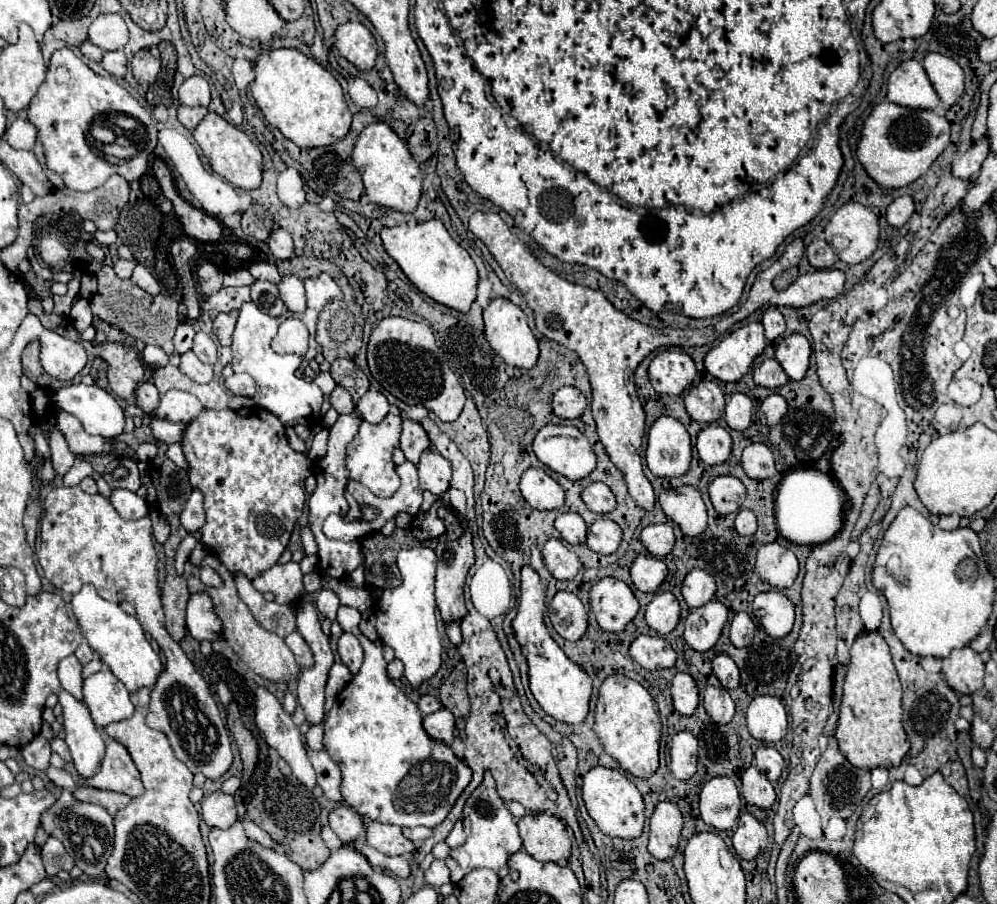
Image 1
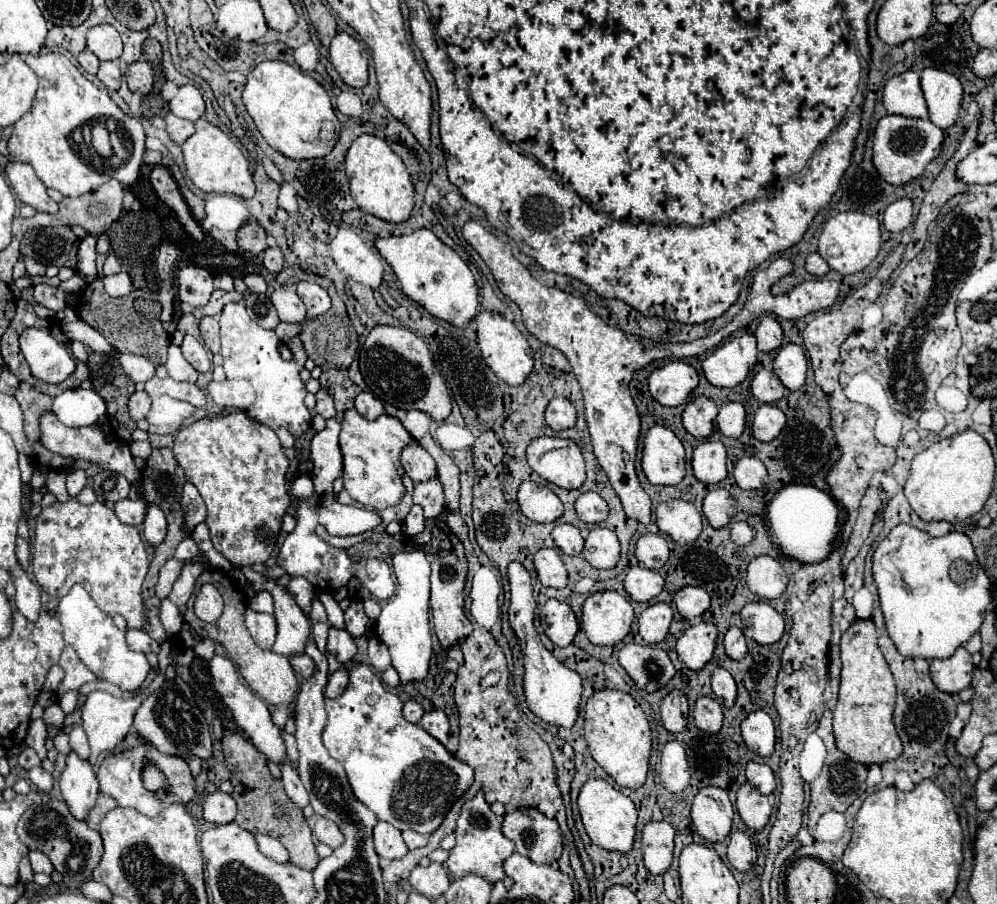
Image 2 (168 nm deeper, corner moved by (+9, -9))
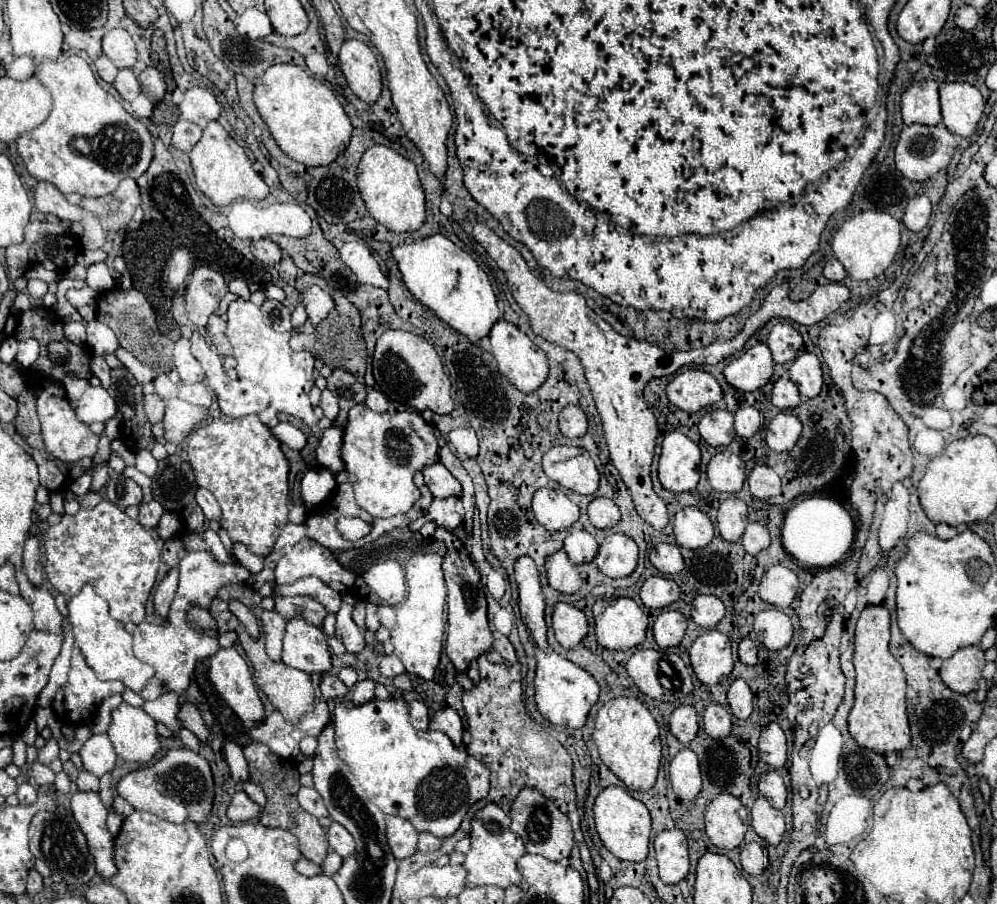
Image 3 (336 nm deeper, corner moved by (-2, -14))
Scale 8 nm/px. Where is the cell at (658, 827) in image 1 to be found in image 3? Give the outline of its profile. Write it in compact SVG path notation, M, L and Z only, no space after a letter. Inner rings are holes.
M679 829L663 831L655 839L659 877L667 885L677 885L689 873L687 837Z

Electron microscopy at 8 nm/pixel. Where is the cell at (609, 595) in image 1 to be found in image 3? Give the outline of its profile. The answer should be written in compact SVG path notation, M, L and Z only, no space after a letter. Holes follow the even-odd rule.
M627 597L601 599L593 605L595 635L599 645L611 651L627 651L643 643L649 617Z

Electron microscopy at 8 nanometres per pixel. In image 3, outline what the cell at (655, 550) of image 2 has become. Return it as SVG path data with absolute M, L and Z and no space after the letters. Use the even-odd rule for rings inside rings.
M659 543L657 547L651 549L649 559L665 575L675 575L675 573L679 573L683 569L683 557L681 557L677 545Z

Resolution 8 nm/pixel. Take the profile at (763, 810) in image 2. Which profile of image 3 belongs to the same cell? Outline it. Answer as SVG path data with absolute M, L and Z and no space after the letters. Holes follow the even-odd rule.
M759 797L751 809L753 829L761 839L765 839L769 845L779 845L785 833L785 819L783 813L773 809L767 799Z

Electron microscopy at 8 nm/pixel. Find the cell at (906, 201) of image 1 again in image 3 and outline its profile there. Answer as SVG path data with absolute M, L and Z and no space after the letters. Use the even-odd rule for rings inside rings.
M921 195L921 197L915 197L907 203L907 209L905 209L905 215L903 215L903 223L911 229L911 231L921 231L927 223L929 223L929 217L931 217L931 201Z

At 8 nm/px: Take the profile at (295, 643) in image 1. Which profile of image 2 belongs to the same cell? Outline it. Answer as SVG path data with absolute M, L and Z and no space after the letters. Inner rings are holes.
M294 654L290 656L290 664L294 668L294 672L300 676L300 678L310 678L312 672L314 672L314 660L306 654Z

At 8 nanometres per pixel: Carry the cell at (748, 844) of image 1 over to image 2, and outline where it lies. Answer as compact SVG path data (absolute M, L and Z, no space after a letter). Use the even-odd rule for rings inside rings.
M734 830L730 834L730 842L728 842L728 862L740 870L746 872L754 866L756 862L756 846L752 844L750 836L742 830Z

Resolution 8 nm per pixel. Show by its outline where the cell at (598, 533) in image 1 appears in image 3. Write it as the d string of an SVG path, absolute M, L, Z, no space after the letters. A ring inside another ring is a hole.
M613 533L603 539L599 545L599 553L595 557L595 563L601 573L607 577L627 577L635 571L639 559L639 547L637 543L623 535Z

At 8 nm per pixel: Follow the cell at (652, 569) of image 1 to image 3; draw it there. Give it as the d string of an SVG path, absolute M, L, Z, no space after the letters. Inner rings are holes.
M653 575L641 587L641 601L649 609L663 609L679 599L679 585L667 577Z

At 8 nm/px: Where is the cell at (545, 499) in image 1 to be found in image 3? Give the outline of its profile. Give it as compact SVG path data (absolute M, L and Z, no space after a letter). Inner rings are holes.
M537 489L531 509L535 519L549 531L569 529L579 519L579 507L561 489Z

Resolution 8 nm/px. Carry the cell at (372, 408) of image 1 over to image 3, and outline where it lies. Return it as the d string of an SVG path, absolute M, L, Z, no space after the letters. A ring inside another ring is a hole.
M371 389L371 391L367 393L365 403L367 403L373 411L387 411L387 407L389 407L389 401L385 399L385 395L381 395L381 393L375 391L375 389Z

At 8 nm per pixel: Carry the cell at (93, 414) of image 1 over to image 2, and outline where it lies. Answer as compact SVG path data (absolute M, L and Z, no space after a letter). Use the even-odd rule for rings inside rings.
M74 388L62 392L54 398L52 412L62 424L70 428L98 426L102 432L110 432L106 404L94 390Z

